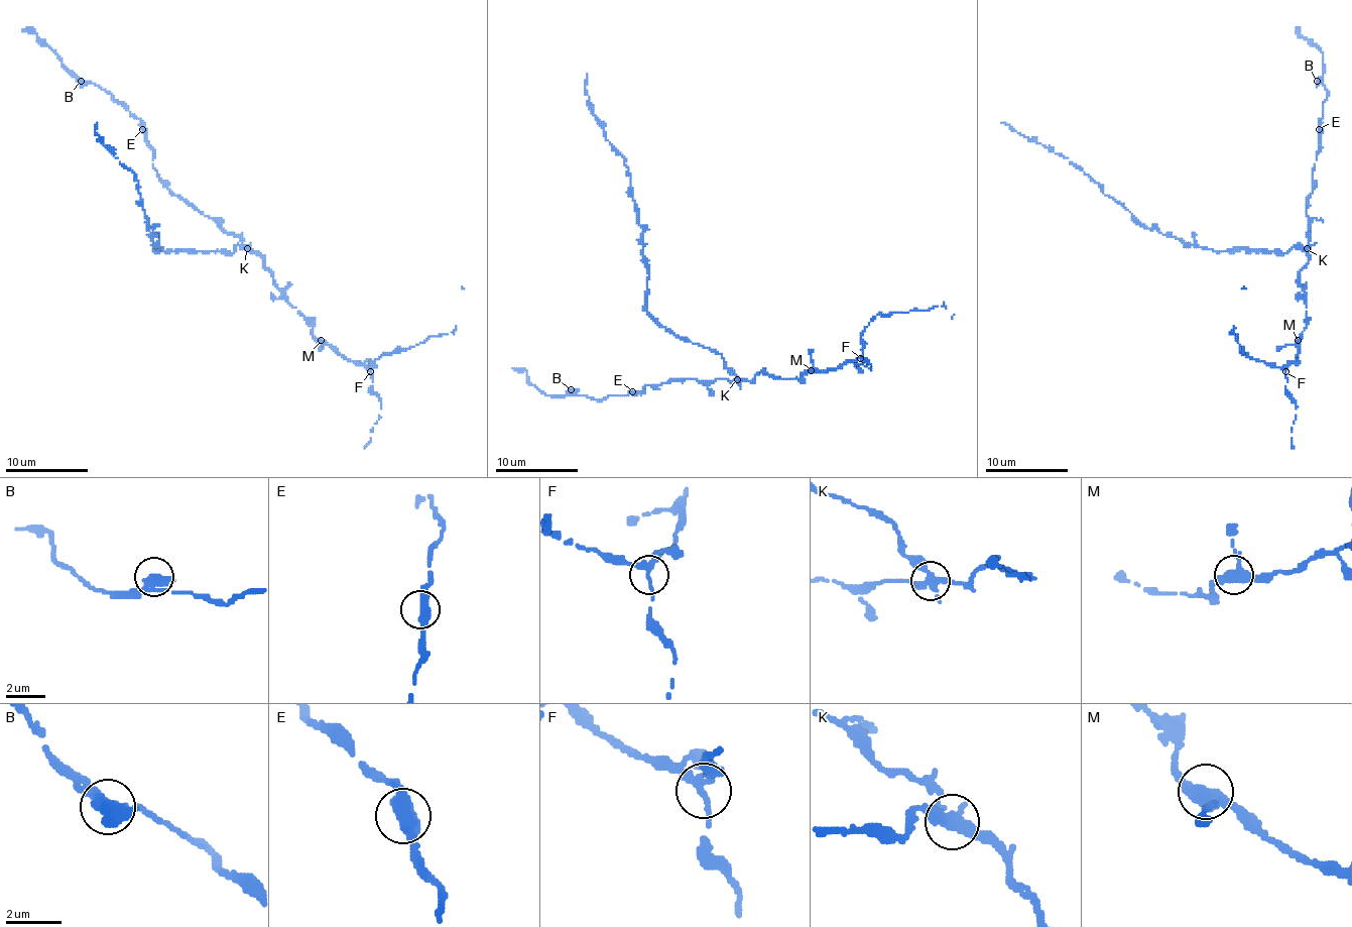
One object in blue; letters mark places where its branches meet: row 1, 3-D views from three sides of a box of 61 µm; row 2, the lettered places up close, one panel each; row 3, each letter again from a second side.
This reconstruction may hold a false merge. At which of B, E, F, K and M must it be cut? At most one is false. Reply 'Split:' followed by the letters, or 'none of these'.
Split: K

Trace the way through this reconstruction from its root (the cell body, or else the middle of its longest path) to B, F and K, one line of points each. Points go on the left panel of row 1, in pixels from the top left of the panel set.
B: (234, 251), (238, 245), (246, 247), (238, 236), (163, 183), (153, 166), (144, 124), (109, 94), (81, 81)
F: (234, 251), (240, 245), (246, 251), (256, 253), (271, 273), (273, 284), (313, 328), (313, 334), (370, 371)
K: (234, 251), (238, 245), (246, 249)

